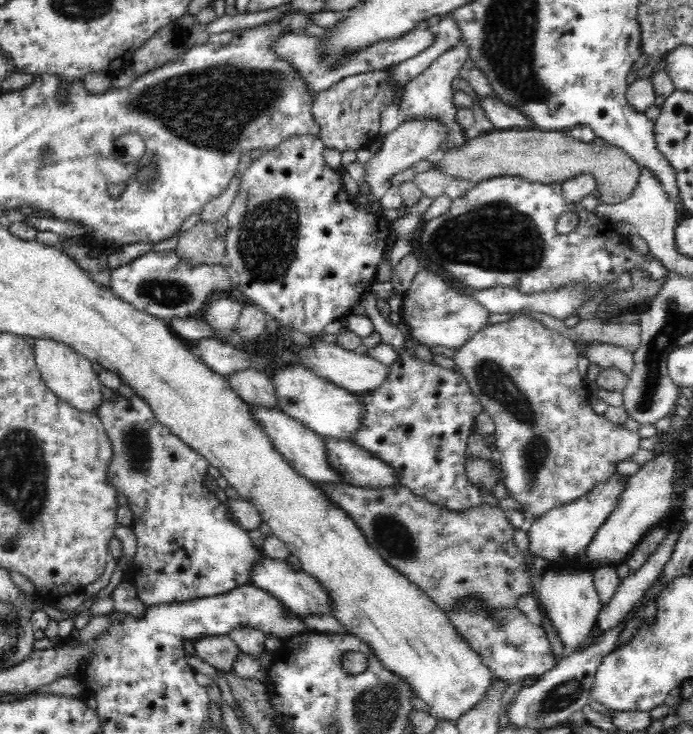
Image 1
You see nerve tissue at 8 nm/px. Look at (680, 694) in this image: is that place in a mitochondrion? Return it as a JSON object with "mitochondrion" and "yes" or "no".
{"mitochondrion":"no"}

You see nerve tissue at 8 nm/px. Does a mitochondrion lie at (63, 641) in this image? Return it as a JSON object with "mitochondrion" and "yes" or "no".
{"mitochondrion":"no"}

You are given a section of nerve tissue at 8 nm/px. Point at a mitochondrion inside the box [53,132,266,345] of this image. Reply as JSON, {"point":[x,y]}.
{"point":[163,291]}

